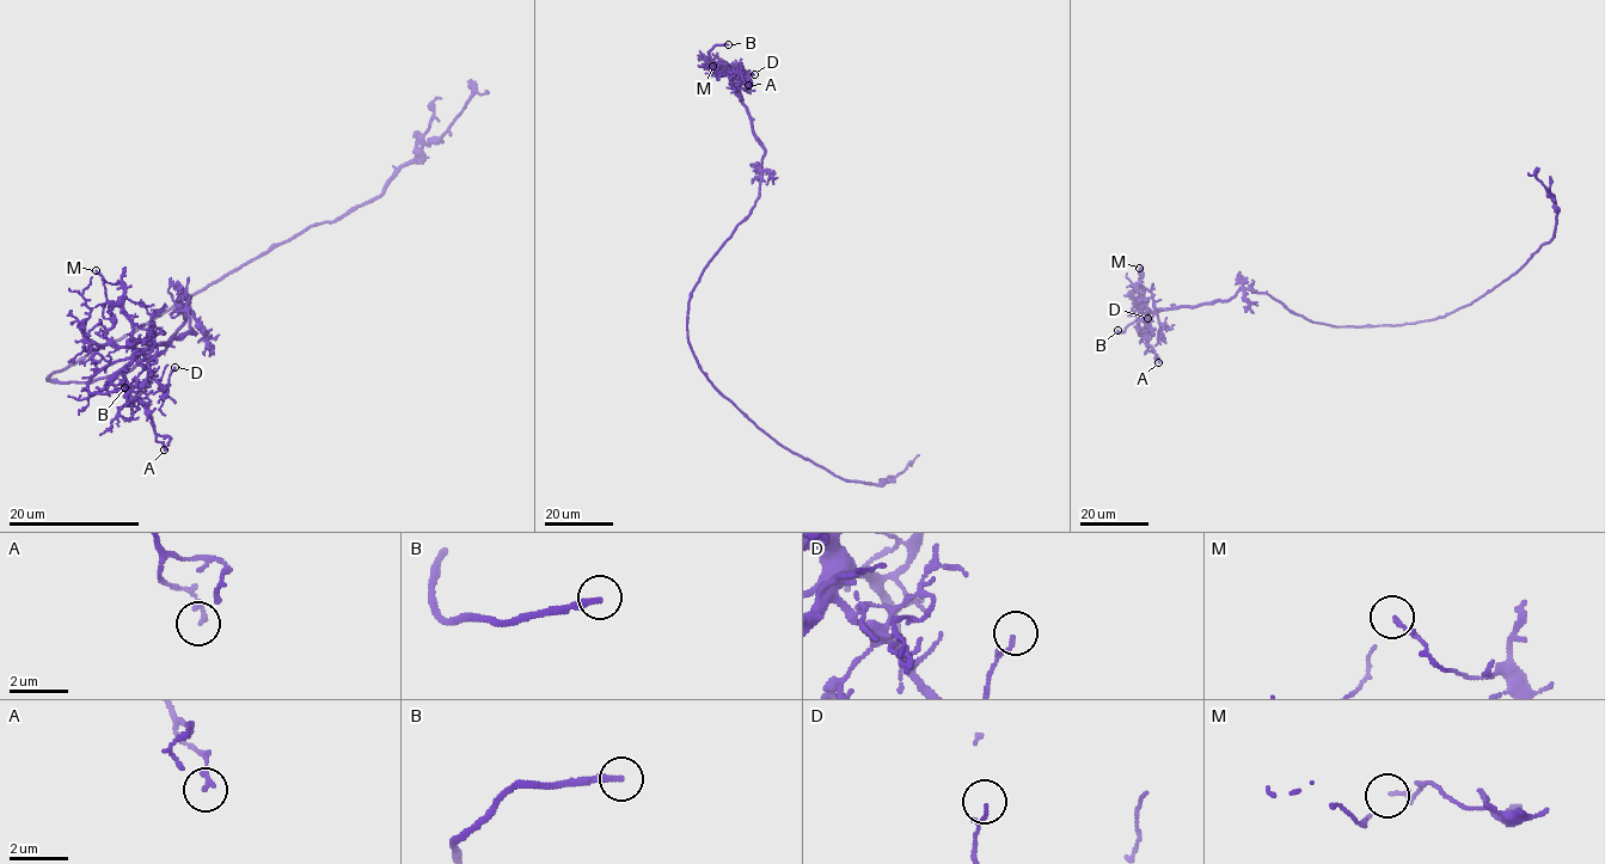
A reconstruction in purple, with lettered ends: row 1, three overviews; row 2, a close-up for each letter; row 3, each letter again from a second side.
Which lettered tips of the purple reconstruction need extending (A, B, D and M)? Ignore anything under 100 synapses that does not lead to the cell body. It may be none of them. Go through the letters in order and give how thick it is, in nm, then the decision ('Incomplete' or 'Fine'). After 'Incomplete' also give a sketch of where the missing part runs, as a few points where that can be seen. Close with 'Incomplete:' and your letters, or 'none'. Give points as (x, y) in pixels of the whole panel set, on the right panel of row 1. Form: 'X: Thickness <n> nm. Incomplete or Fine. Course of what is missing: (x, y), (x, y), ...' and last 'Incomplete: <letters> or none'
A: Thickness 160 nm. Fine
B: Thickness 240 nm. Incomplete. Course of what is missing: (1118, 330), (1119, 342), (1121, 332), (1115, 312), (1122, 299)
D: Thickness 120 nm. Fine
M: Thickness 90 nm. Fine
Incomplete: B

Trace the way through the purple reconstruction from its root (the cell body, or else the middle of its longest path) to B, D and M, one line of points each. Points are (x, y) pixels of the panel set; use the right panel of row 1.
B: (1396, 324), (1313, 323), (1267, 294), (1241, 289), (1227, 300), (1150, 311), (1125, 332), (1118, 330)
D: (1396, 324), (1313, 323), (1267, 294), (1249, 289), (1227, 300), (1149, 312), (1150, 330), (1147, 318)
M: (1396, 324), (1313, 323), (1267, 294), (1249, 289), (1227, 300), (1150, 311), (1137, 288), (1139, 268)

